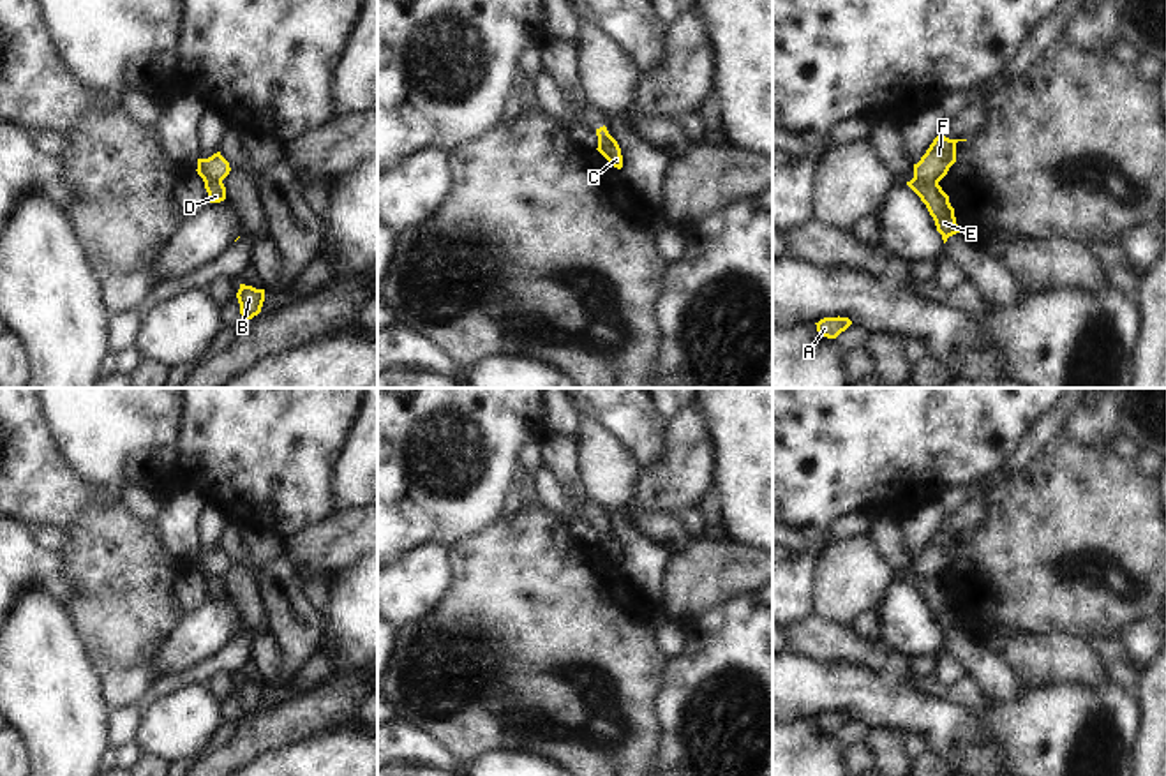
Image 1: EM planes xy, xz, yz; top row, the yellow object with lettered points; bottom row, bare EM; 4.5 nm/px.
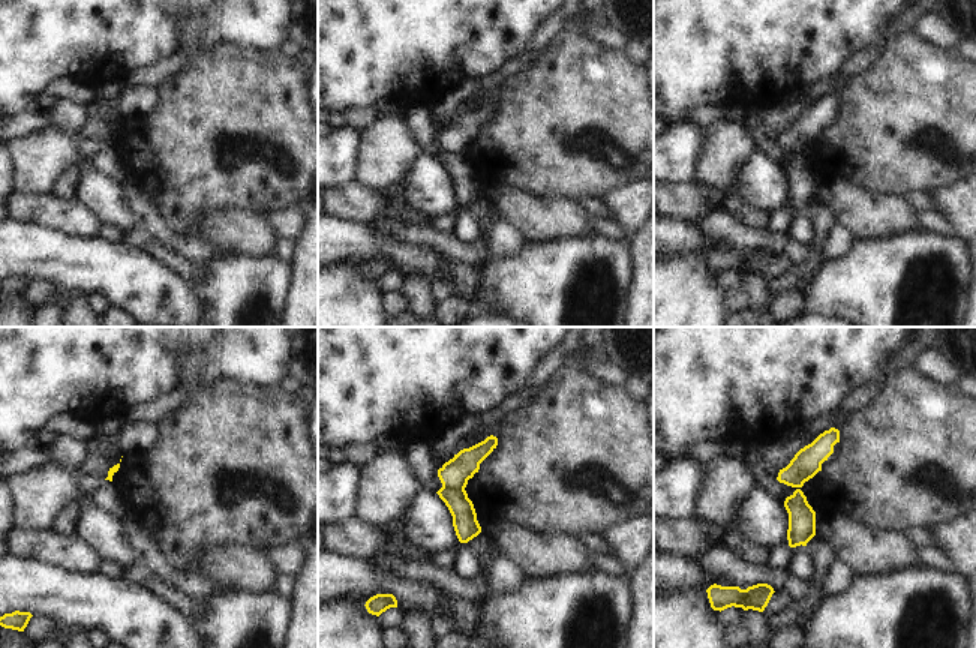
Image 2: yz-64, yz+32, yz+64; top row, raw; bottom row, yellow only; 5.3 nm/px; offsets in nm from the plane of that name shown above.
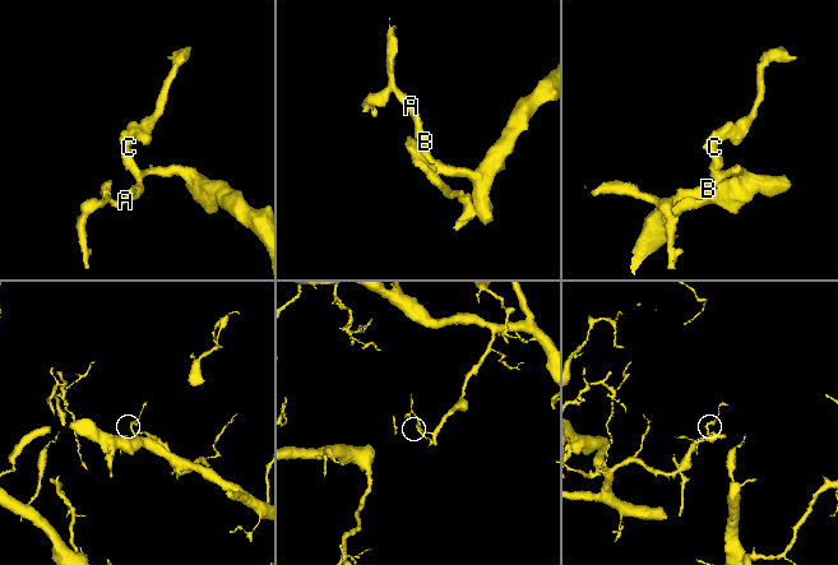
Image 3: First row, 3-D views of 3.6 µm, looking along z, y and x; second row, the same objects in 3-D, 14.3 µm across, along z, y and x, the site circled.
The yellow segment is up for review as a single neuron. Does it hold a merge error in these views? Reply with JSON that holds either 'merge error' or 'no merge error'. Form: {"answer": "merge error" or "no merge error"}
{"answer": "merge error"}

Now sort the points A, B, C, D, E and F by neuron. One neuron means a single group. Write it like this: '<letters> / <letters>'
A B D E / C F

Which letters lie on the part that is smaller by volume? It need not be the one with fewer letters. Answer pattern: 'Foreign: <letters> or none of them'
Foreign: C, F.

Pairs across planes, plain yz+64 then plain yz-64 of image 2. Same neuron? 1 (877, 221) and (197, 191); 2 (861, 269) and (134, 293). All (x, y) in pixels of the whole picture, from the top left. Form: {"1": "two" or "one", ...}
{"1": "two", "2": "two"}

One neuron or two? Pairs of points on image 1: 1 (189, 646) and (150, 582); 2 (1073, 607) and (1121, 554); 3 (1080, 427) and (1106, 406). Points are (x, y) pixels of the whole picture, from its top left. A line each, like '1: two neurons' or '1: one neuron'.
1: two neurons
2: one neuron
3: one neuron

